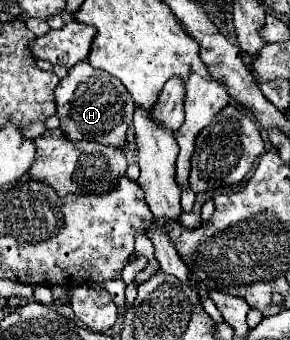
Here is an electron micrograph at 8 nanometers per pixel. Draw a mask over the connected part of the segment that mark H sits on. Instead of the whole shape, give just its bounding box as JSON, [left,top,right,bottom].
[55,62,135,146]

